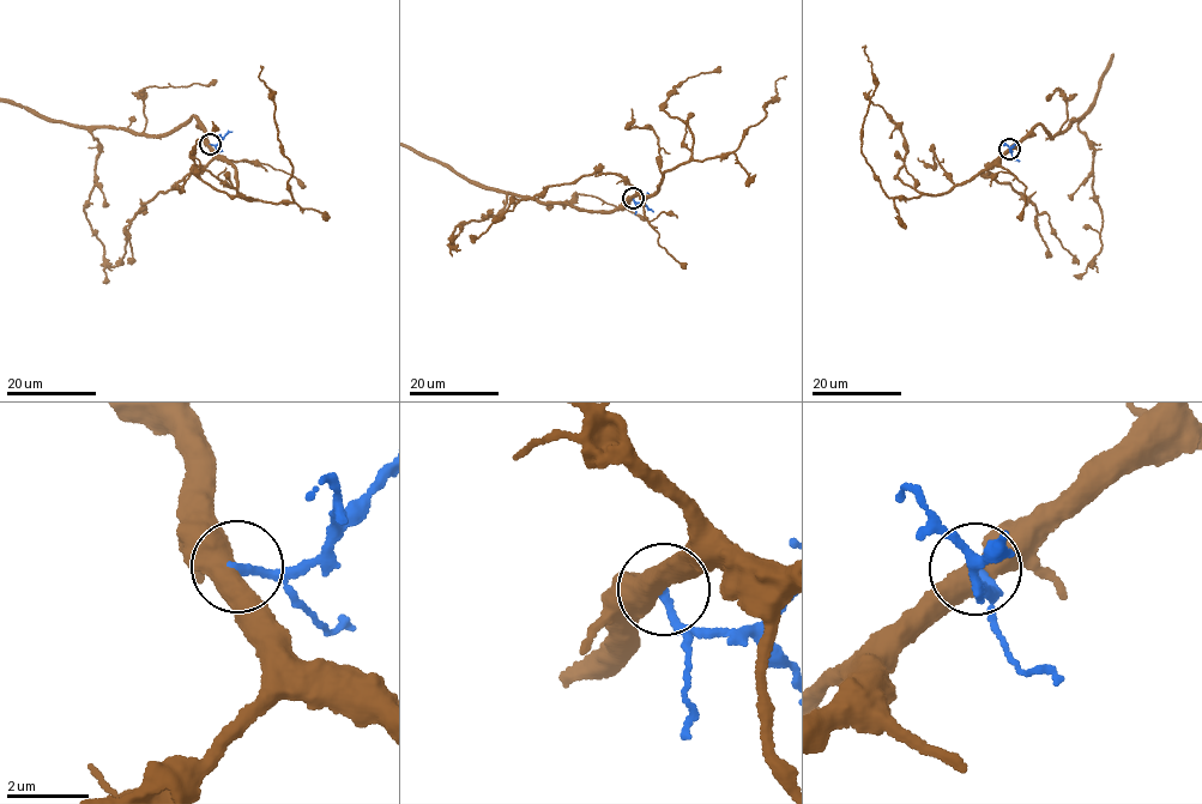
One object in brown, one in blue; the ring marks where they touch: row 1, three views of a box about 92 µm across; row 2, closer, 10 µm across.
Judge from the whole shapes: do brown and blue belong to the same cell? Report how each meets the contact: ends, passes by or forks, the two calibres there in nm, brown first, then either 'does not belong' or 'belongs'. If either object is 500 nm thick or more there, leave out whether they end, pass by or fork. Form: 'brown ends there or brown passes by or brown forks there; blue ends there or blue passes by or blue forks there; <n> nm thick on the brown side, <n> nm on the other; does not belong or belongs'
500 nm thick on the brown side, 200 nm on the other; does not belong

